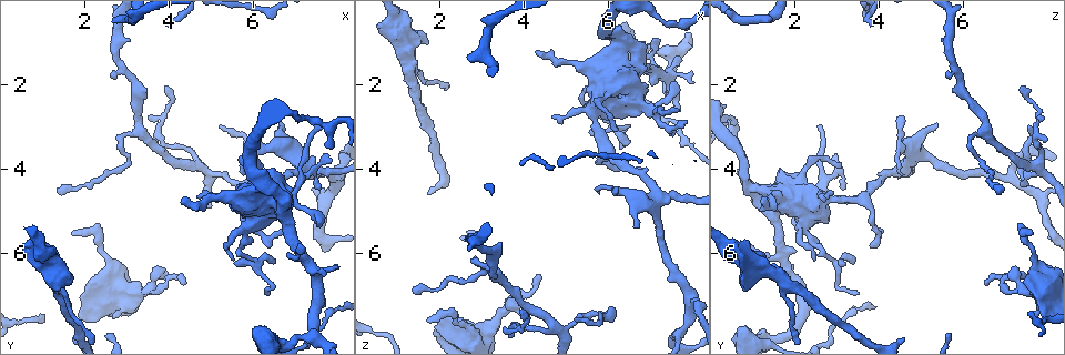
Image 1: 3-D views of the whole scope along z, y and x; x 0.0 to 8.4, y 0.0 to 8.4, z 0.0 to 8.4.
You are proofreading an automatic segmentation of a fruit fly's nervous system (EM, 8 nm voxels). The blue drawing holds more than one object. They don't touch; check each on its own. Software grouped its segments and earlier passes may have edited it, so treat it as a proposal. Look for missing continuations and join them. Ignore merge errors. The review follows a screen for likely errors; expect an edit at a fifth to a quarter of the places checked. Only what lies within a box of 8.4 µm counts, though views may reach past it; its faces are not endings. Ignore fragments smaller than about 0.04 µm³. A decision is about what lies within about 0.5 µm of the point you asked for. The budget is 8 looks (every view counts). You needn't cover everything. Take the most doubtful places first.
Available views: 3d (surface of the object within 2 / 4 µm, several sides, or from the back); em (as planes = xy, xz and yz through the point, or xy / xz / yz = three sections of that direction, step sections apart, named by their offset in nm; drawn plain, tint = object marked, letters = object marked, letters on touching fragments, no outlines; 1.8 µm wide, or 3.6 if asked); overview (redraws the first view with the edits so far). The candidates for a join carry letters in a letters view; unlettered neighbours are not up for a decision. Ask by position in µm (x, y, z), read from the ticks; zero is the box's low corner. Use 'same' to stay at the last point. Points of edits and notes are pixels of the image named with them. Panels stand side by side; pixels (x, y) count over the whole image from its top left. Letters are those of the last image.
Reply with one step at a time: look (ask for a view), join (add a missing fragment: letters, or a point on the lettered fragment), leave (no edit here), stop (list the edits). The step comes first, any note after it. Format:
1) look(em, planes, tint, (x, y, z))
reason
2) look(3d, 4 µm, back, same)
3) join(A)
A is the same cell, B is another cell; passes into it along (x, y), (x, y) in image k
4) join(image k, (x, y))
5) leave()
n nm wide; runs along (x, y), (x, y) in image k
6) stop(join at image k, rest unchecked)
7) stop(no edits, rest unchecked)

look(3d, 4 µm, (1.65, 5.55, 7.55))

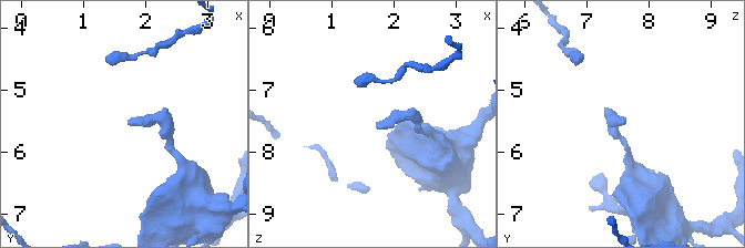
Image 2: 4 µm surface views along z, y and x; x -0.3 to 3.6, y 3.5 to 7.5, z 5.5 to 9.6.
look(em, 3.6 µm, xy, step 8, tint, (1.70, 5.55, 7.55))

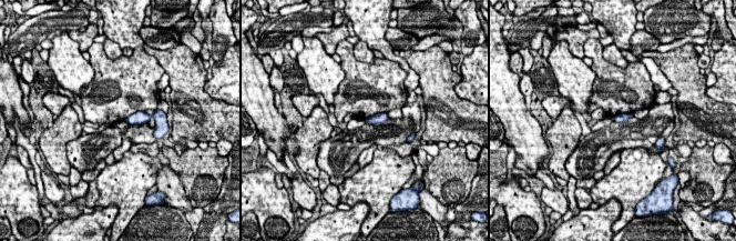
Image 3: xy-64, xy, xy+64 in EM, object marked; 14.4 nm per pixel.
look(em, 3.6 µm, xz, step 16, letters, same)
another direction

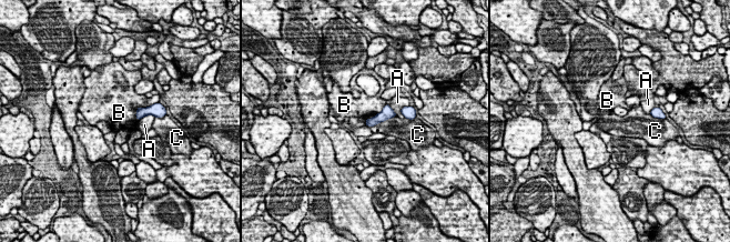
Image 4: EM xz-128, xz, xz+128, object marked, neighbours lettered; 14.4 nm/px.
leave()
A, B and C are other cells; border along (396, 116), (369, 127) in image 4; no lettered fragment goes on from it

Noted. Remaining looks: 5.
look(em, yz, step 4, letters, (3.75, 6.80, 6.85))
branch stops here

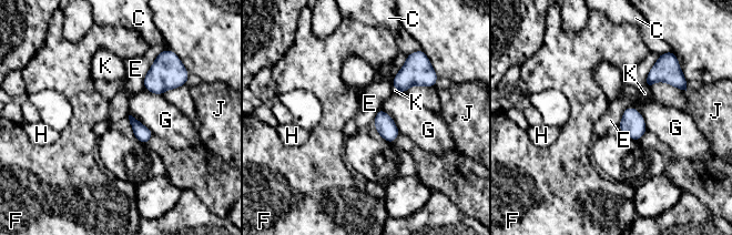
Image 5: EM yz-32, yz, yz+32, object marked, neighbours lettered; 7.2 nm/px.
leave()
E touches over 260 nm; C, E, F, G, H, J and K are other cells; none of them fits

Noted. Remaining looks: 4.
look(3d, 2 µm, back, (1.90, 7.50, 7.90))
free end

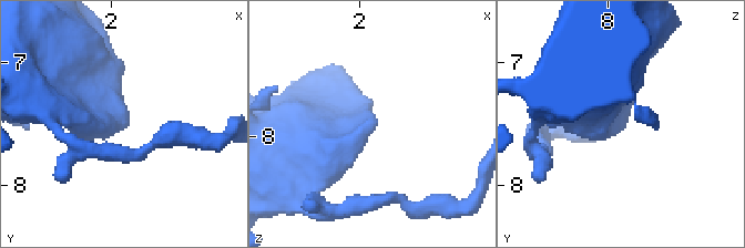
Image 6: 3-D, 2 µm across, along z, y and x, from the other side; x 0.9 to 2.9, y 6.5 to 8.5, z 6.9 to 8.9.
look(em, planes, letters, (1.86, 7.50, 7.90))

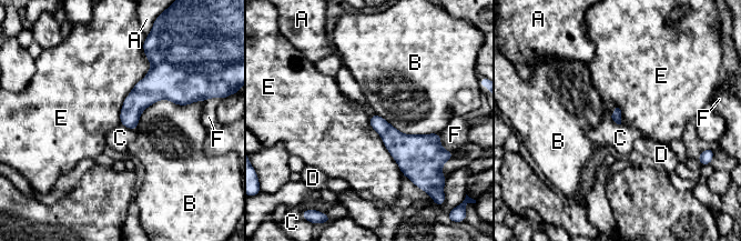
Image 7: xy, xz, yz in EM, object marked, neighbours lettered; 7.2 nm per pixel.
leave()
A, B, C, D, E and F are other cells; no lettered fragment goes on from it

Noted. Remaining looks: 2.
stop(no edits, rest unchecked)

